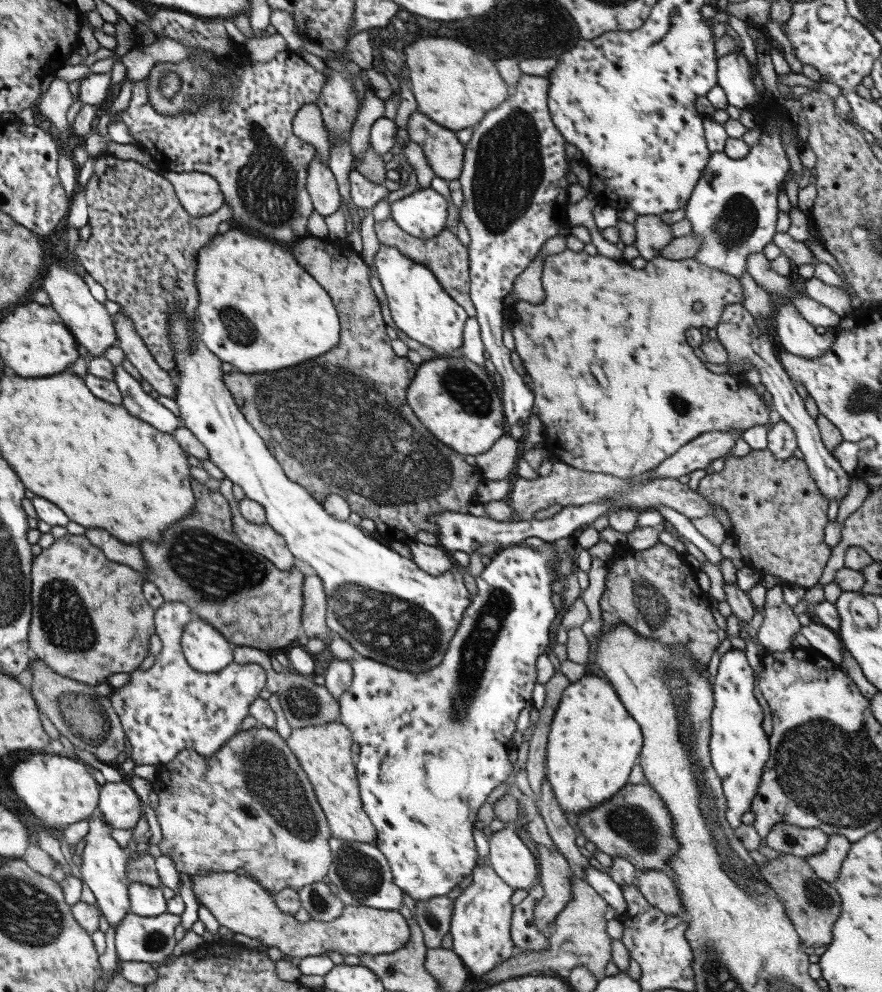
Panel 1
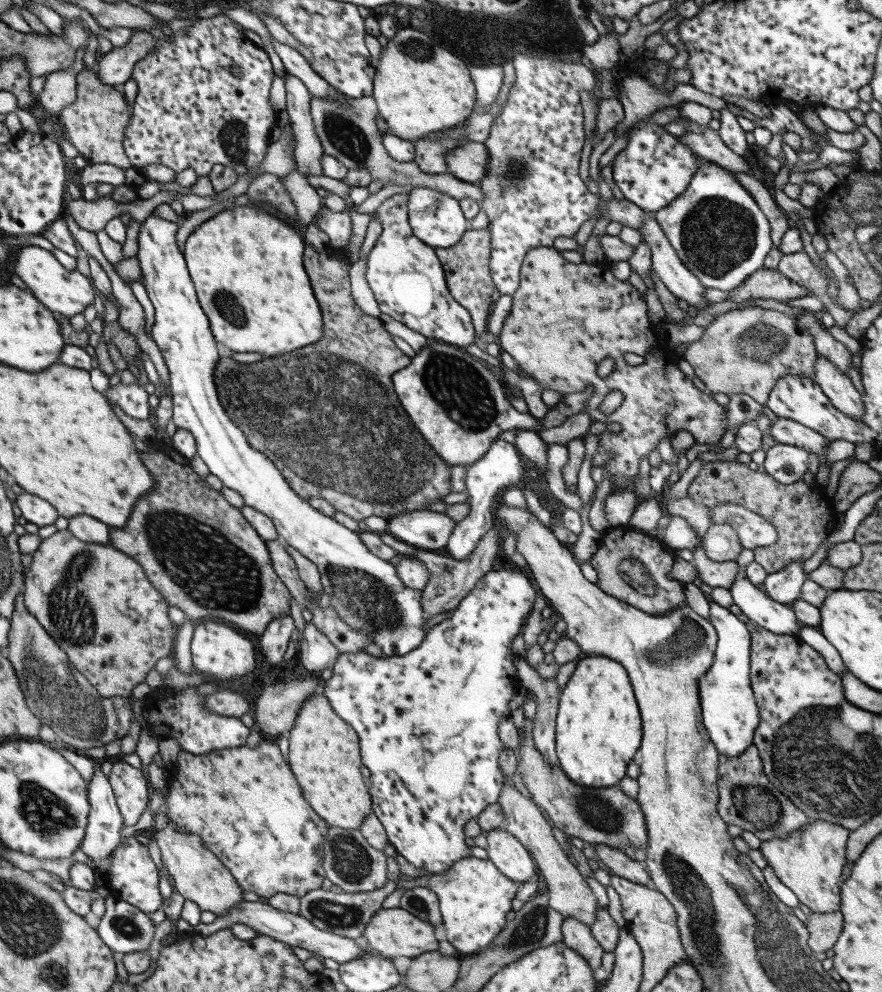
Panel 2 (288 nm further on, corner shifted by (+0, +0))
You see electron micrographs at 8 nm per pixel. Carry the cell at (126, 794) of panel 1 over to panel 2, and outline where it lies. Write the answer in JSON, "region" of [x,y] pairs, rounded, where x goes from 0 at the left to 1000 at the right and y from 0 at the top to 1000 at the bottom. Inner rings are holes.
{"region":[[[130,768],[126,772],[121,788],[139,823],[139,833],[151,833],[162,817],[167,817],[171,804],[167,786],[160,782],[158,774],[151,774],[142,768]]]}

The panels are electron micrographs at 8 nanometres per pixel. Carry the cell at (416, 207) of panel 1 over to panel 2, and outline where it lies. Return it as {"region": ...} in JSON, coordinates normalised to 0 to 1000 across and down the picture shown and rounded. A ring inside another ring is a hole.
{"region":[[[471,188],[461,196],[461,224],[468,238],[484,250],[514,250],[532,228],[532,222],[523,214],[520,202],[484,188]]]}

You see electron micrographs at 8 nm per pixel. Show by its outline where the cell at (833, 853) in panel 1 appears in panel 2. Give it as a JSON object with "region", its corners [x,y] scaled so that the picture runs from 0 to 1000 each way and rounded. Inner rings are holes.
{"region":[[[920,829],[910,839],[897,841],[892,845],[876,845],[863,849],[861,859],[876,875],[876,881],[901,899],[908,911],[920,919],[949,919],[954,915],[951,885],[956,871],[960,869],[960,847],[963,837],[940,829]]]}

